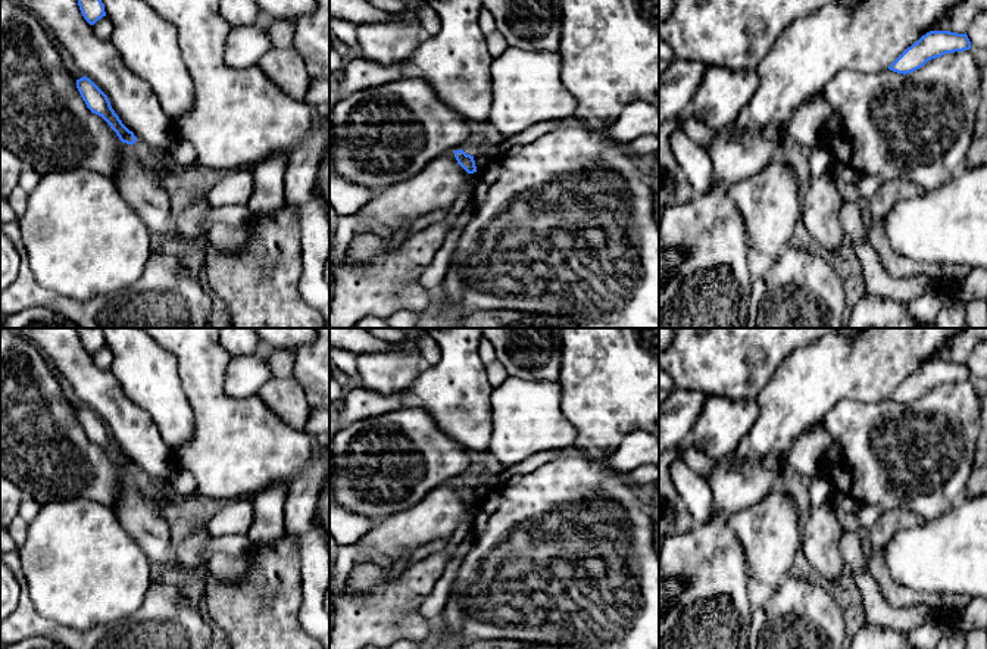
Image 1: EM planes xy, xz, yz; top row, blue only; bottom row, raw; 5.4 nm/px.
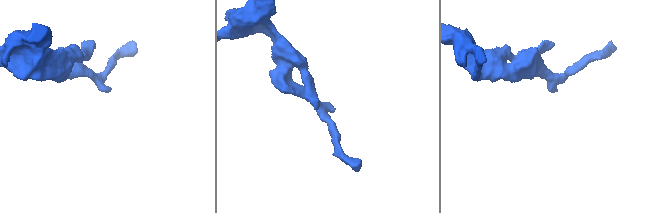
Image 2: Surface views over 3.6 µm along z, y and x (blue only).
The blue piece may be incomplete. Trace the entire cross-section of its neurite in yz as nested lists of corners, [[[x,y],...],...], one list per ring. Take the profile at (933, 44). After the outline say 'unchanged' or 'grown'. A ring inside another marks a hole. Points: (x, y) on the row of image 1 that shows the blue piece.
[[[930,31],[916,43],[908,47],[888,69],[897,74],[911,74],[922,68],[928,60],[941,57],[946,53],[971,49],[971,41],[965,34],[950,31]]]; unchanged

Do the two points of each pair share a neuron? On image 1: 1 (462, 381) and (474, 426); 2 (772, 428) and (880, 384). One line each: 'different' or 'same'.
1: same
2: same

